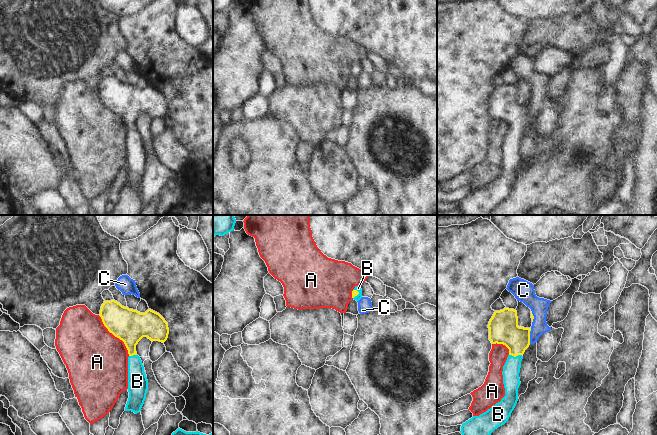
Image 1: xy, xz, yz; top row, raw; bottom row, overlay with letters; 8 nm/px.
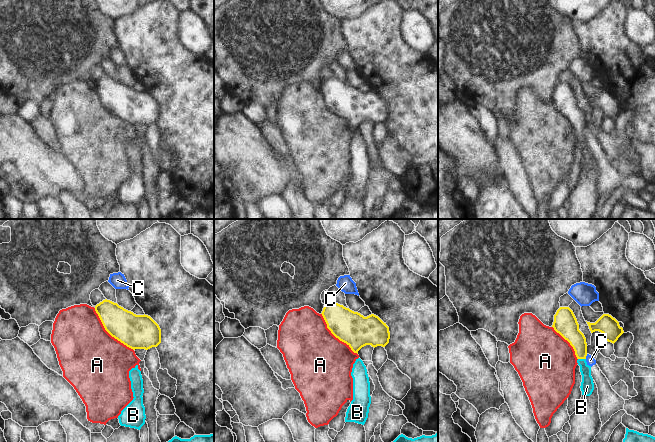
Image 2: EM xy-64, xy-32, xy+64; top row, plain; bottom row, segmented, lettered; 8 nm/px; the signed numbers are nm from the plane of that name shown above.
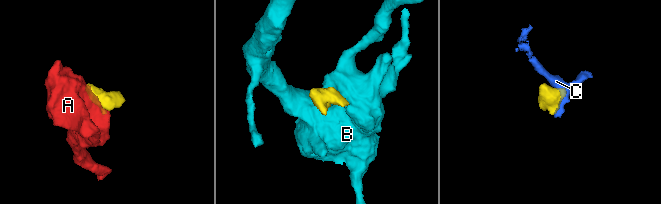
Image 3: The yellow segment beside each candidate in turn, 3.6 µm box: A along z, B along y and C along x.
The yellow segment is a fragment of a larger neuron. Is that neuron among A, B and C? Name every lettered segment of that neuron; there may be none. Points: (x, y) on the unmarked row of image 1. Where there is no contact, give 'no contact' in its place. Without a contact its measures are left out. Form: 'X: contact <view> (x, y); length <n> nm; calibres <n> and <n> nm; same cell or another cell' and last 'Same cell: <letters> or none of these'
A: contact xy (115, 112); length 420 nm; calibres 260 and 500 nm; another cell
B: contact yz (515, 132); length 100 nm; calibres 240 and 140 nm; same cell
C: contact yz (529, 112); length 130 nm; calibres 240 and 140 nm; another cell
Same cell: B

